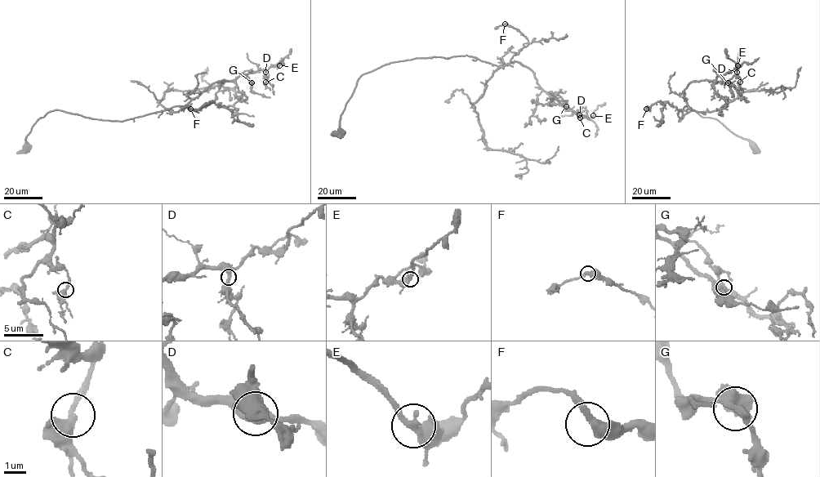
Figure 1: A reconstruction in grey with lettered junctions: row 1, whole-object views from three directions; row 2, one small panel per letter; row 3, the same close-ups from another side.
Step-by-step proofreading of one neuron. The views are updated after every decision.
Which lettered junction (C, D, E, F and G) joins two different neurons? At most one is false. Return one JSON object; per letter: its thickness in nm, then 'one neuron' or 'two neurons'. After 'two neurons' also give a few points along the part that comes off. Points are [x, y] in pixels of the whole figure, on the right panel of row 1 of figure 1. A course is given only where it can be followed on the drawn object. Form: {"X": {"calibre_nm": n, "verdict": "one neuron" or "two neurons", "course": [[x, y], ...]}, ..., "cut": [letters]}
{"C": {"calibre_nm": 400, "verdict": "one neuron"}, "D": {"calibre_nm": 360, "verdict": "one neuron"}, "E": {"calibre_nm": 400, "verdict": "one neuron"}, "F": {"calibre_nm": 440, "verdict": "one neuron"}, "G": {"calibre_nm": 400, "verdict": "one neuron"}, "cut": []}

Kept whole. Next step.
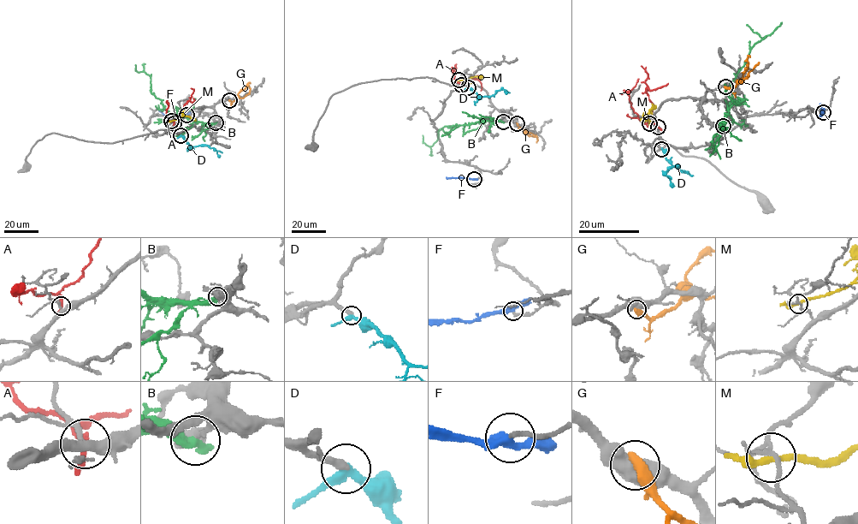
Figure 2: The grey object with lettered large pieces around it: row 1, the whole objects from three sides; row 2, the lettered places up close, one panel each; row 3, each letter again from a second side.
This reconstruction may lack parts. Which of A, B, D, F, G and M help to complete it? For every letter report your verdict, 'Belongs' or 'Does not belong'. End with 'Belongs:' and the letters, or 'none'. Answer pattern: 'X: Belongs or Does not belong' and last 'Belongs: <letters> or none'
A: Does not belong
B: Does not belong
D: Belongs
F: Does not belong
G: Does not belong
M: Does not belong
Belongs: D

